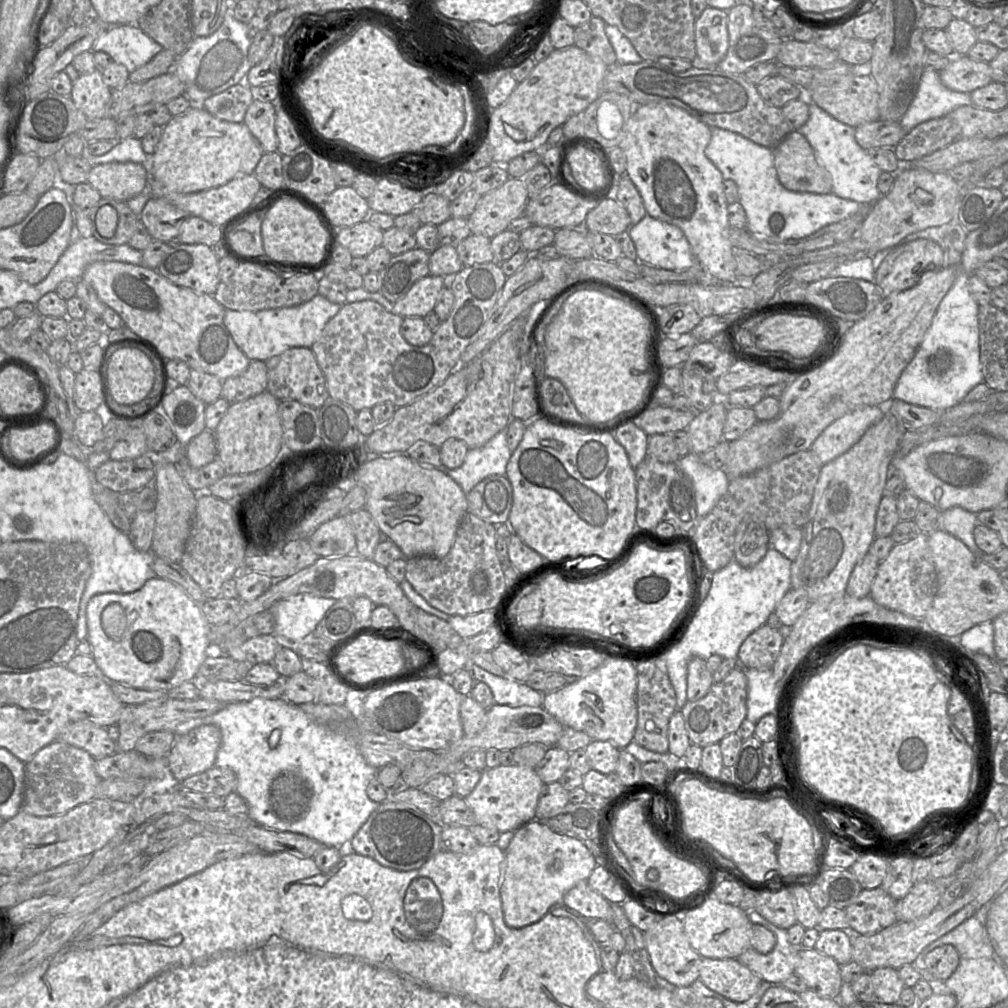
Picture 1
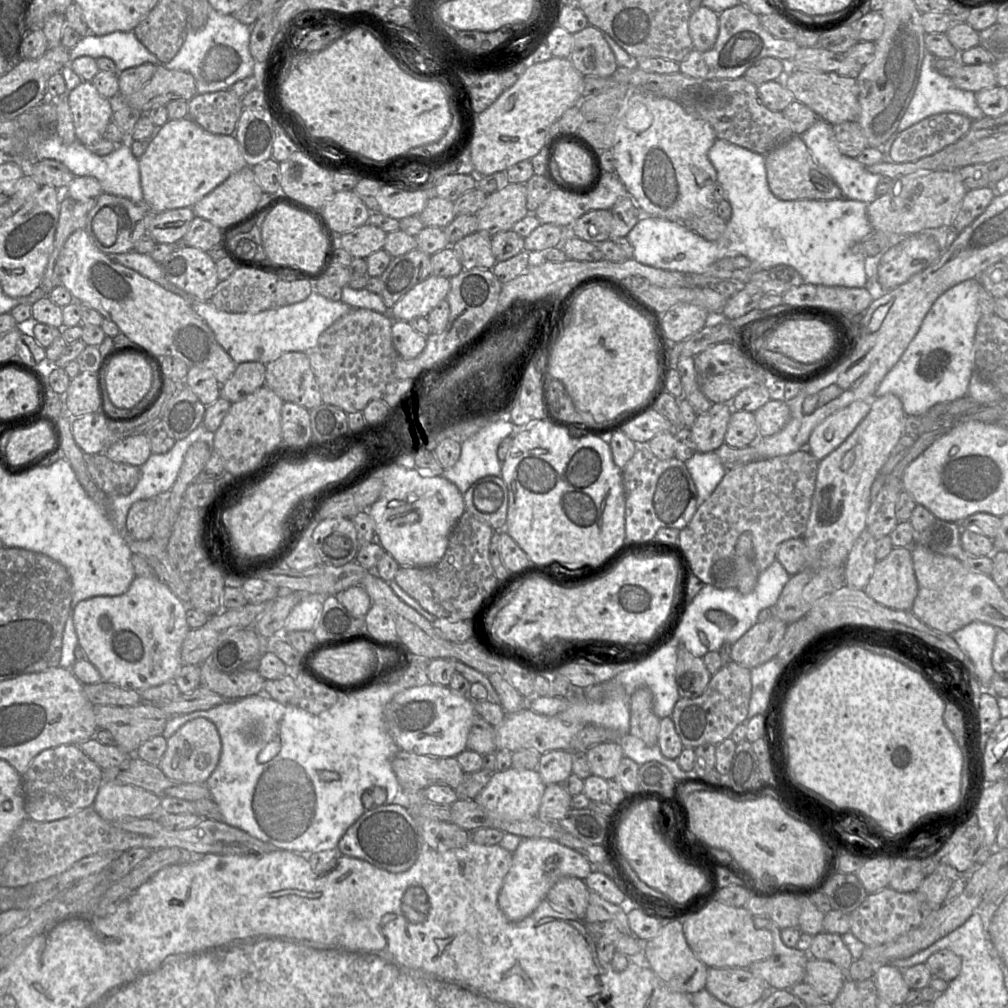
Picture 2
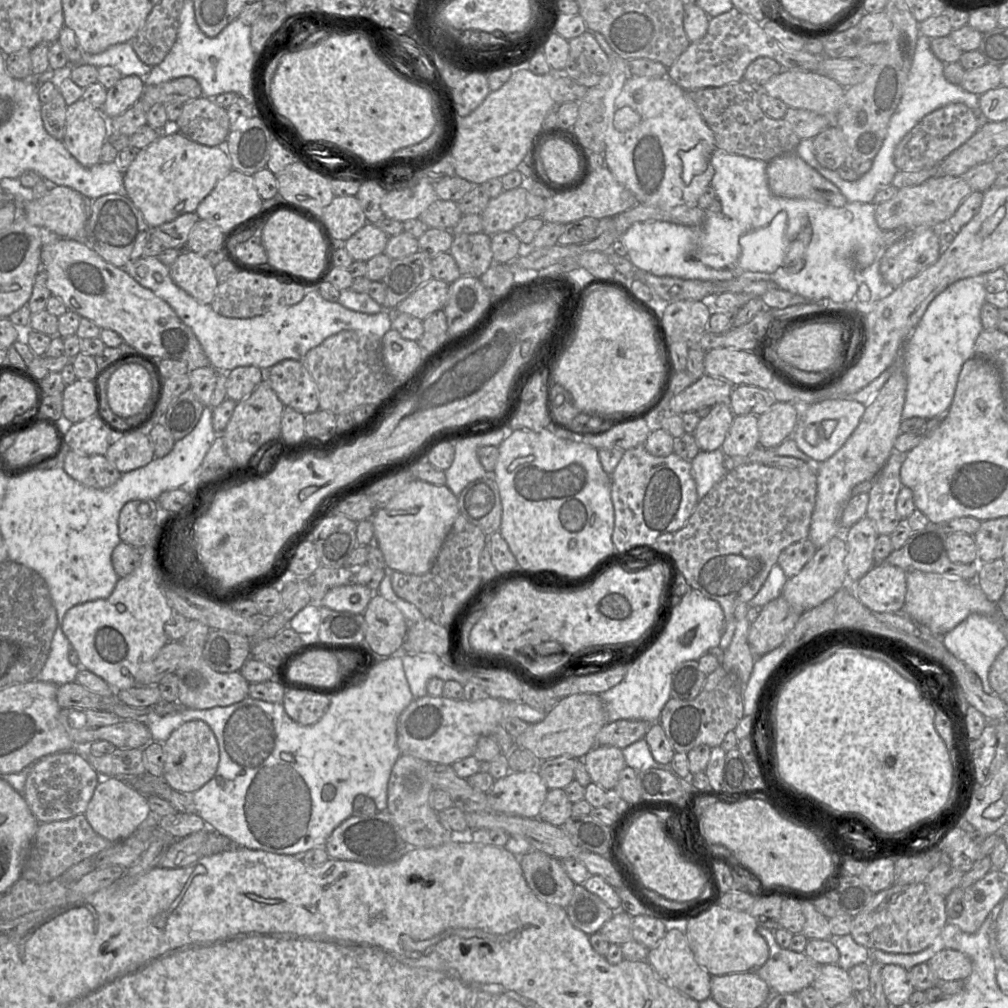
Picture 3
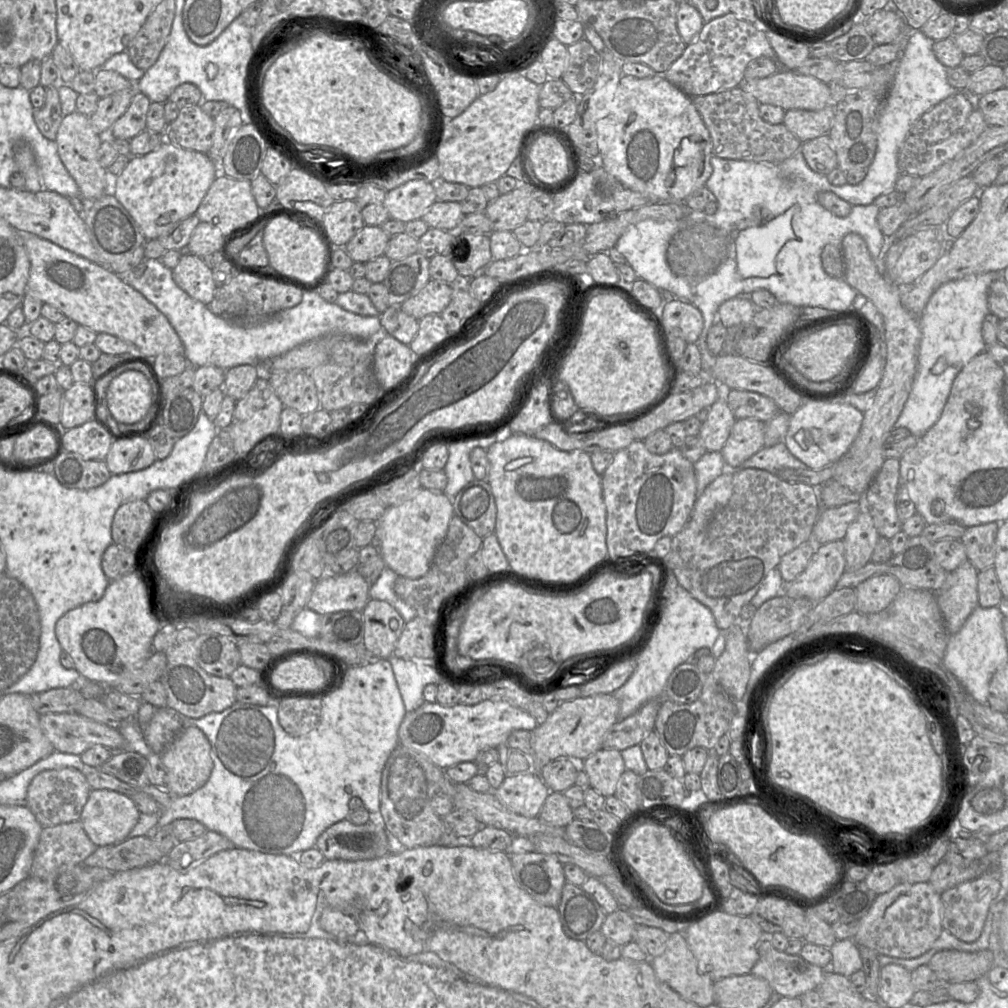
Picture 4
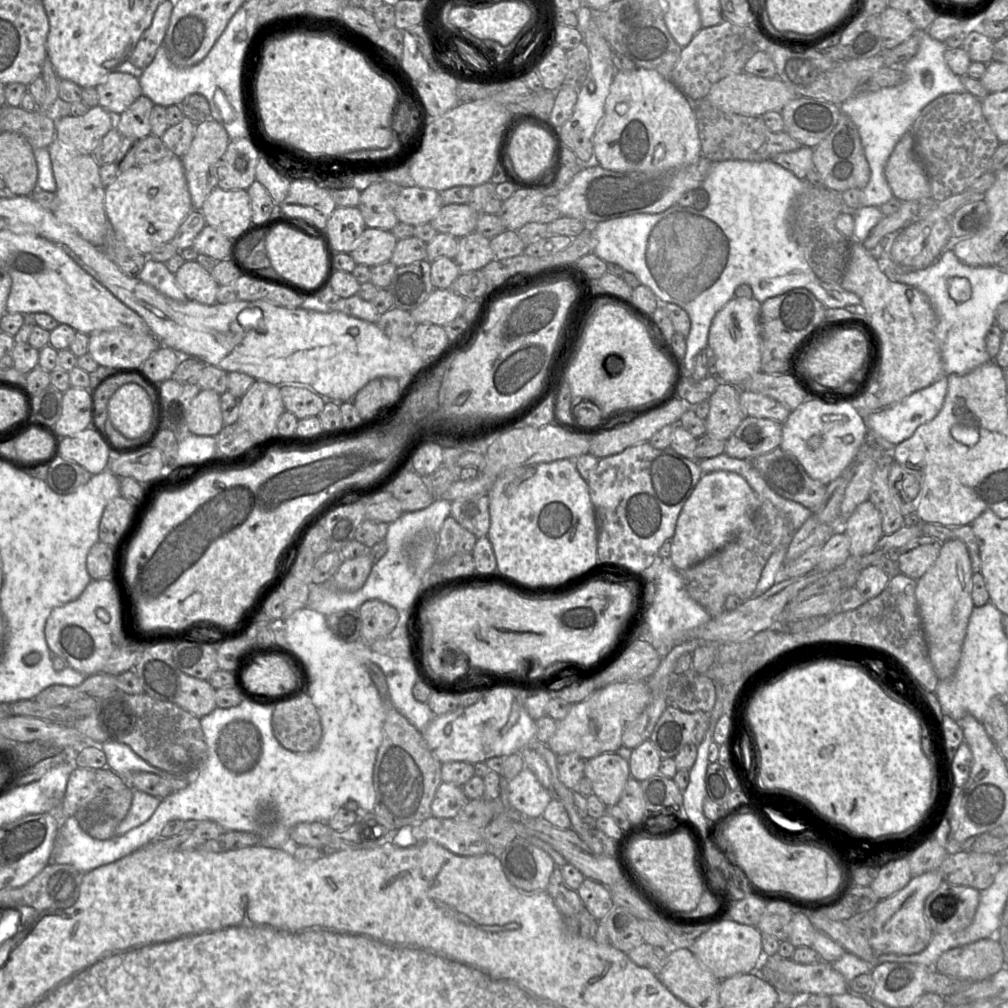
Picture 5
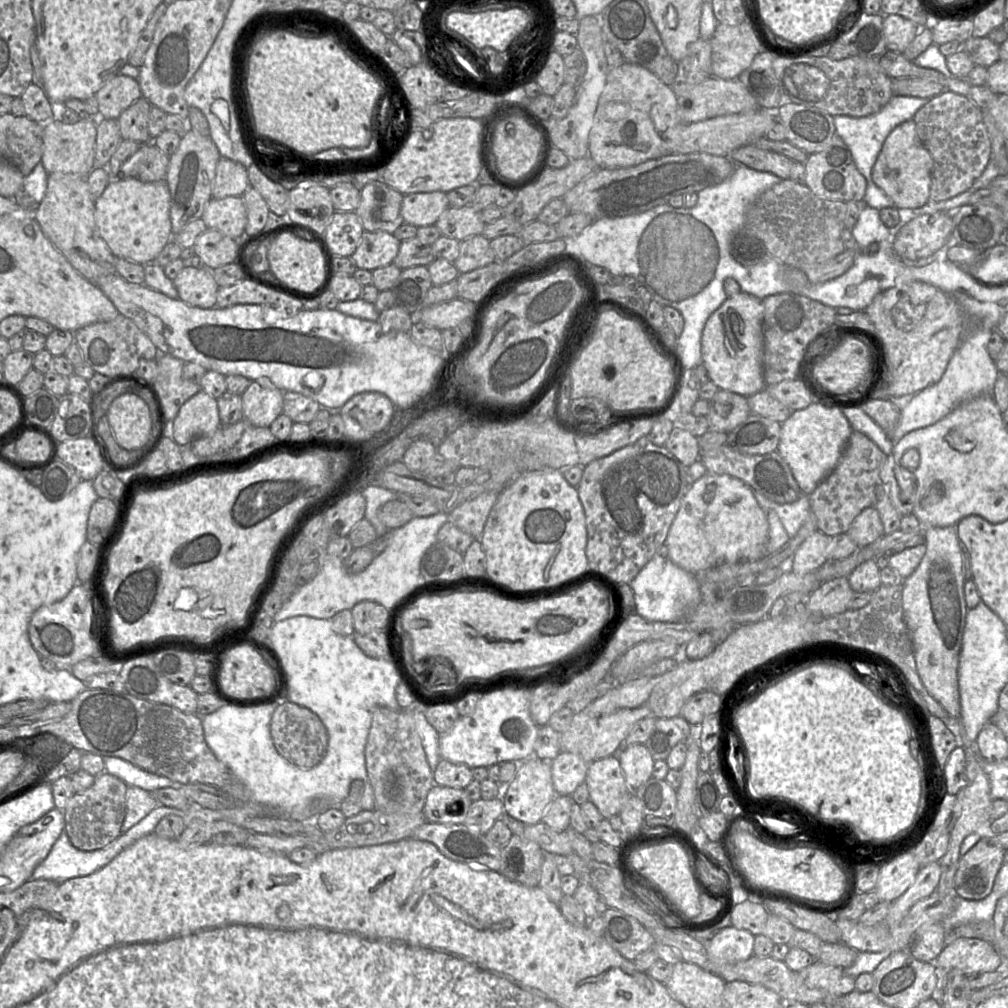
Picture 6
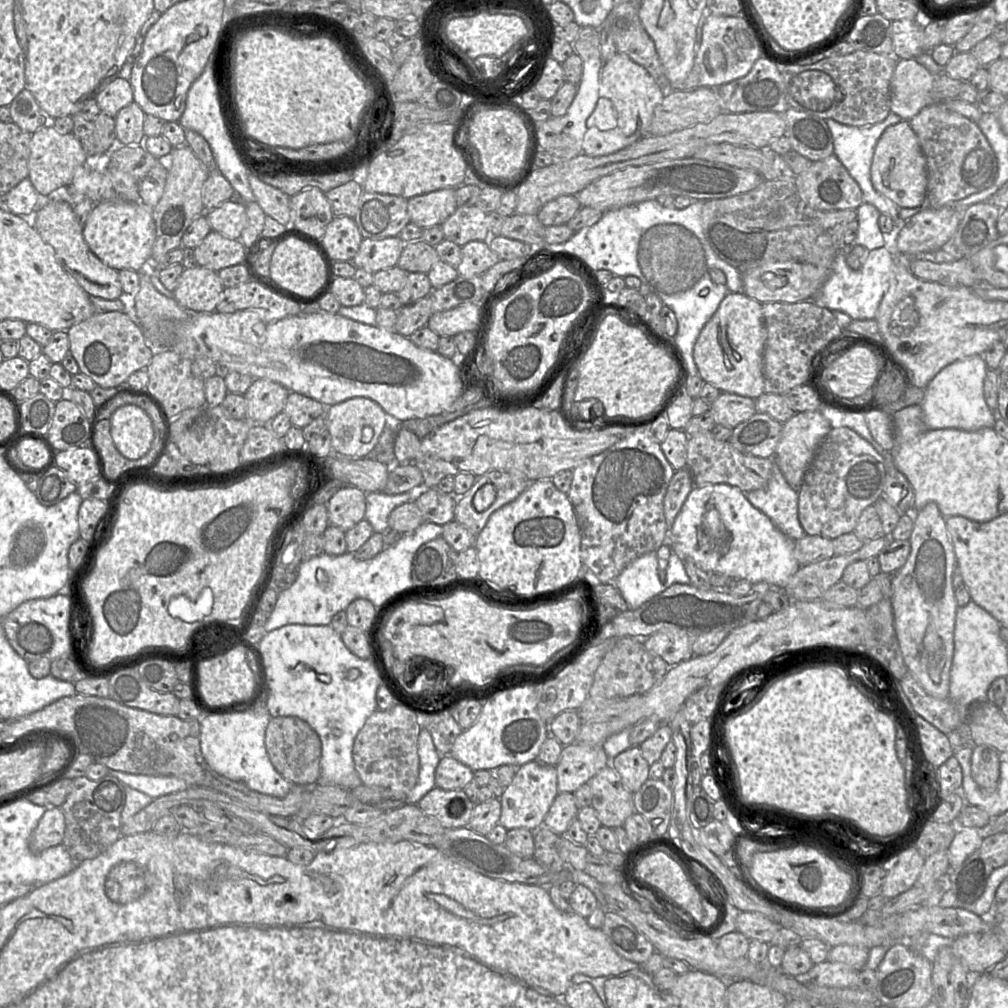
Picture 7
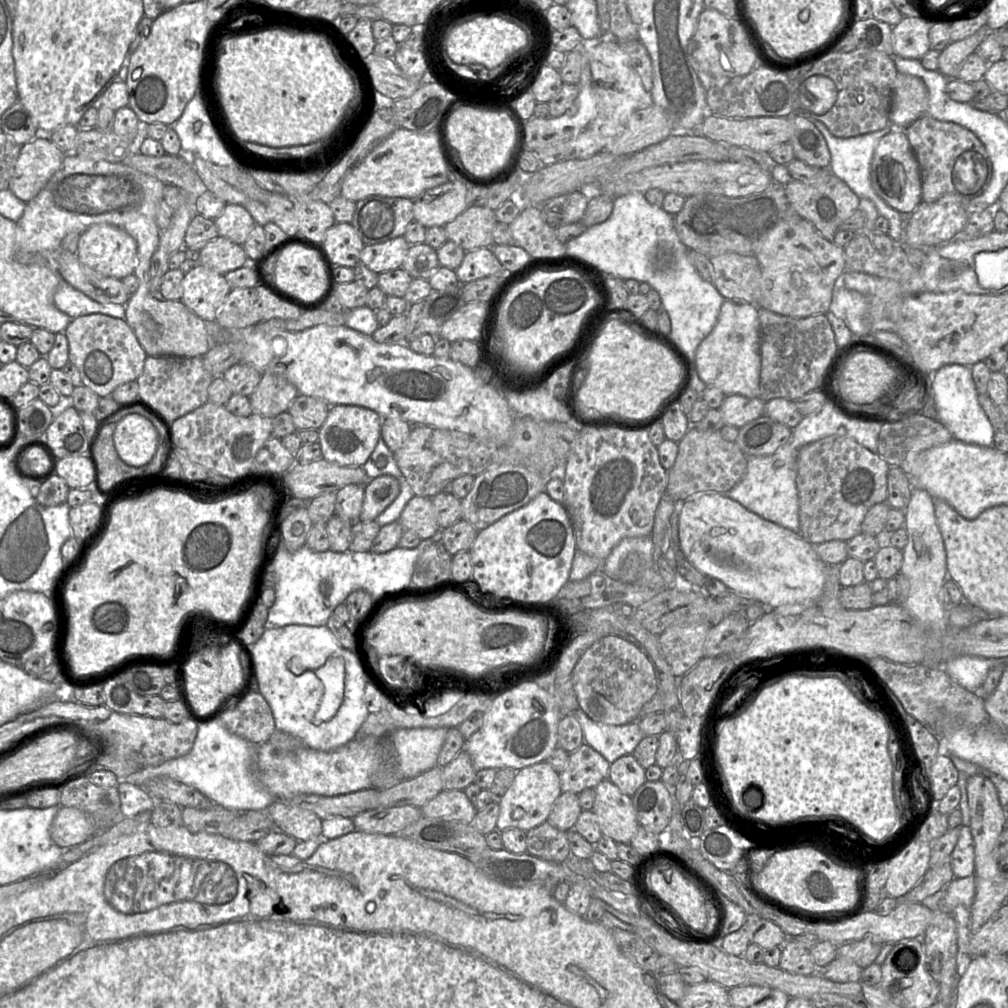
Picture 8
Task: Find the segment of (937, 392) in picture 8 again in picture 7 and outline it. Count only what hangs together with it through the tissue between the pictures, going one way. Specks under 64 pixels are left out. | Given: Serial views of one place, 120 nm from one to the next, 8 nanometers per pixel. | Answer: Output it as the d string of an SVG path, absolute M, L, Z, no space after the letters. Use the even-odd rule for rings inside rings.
M974 355L957 360L939 371L926 386L925 397L920 405L927 428L964 431L993 428L998 417L988 407L983 391L987 370L983 356Z

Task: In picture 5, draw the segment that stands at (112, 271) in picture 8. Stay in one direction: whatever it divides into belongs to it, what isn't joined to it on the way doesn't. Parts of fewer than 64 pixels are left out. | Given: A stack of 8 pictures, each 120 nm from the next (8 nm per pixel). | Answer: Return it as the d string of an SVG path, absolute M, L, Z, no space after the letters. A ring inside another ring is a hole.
M173 154L120 172L114 182L105 187L105 213L109 223L129 248L144 255L171 242L192 210L181 158Z

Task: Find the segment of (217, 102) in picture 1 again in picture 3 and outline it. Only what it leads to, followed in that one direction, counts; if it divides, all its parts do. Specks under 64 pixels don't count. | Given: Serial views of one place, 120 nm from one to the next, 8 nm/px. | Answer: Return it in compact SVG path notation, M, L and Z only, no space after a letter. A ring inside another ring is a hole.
M201 96L183 105L181 115L170 130L176 130L188 139L204 146L223 146L231 130L227 110L216 105L210 98Z

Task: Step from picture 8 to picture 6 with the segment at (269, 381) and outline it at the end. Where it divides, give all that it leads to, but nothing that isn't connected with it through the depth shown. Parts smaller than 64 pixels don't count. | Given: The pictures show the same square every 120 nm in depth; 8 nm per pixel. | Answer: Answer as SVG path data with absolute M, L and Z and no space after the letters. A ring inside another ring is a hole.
M253 381L241 395L243 419L256 427L269 428L283 413L284 392L270 383Z

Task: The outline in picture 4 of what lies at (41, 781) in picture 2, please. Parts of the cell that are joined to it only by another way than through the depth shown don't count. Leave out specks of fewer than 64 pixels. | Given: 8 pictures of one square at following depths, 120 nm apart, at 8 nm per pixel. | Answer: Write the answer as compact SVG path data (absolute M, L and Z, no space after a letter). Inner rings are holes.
M75 768L45 770L31 781L27 791L27 806L43 827L70 823L80 819L90 792L86 776Z

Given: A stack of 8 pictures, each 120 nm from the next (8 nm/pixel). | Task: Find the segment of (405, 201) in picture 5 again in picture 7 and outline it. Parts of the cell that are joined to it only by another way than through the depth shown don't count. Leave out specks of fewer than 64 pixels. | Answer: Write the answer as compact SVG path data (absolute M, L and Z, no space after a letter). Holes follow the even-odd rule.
M455 188L439 189L408 199L410 222L421 228L441 226L457 209Z

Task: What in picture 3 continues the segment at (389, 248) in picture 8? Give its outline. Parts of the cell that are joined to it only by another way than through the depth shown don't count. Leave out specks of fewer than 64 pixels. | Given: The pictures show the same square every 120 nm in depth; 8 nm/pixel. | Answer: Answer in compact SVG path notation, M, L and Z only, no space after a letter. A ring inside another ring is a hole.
M366 223L347 241L339 244L344 246L354 261L367 262L385 252L388 240L389 236L375 224Z

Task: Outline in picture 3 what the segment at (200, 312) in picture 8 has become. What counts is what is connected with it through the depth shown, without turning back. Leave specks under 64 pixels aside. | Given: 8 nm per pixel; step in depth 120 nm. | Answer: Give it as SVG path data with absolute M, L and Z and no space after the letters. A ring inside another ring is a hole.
M193 251L181 253L169 271L174 283L186 293L204 304L212 302L218 282L214 266L205 255Z

